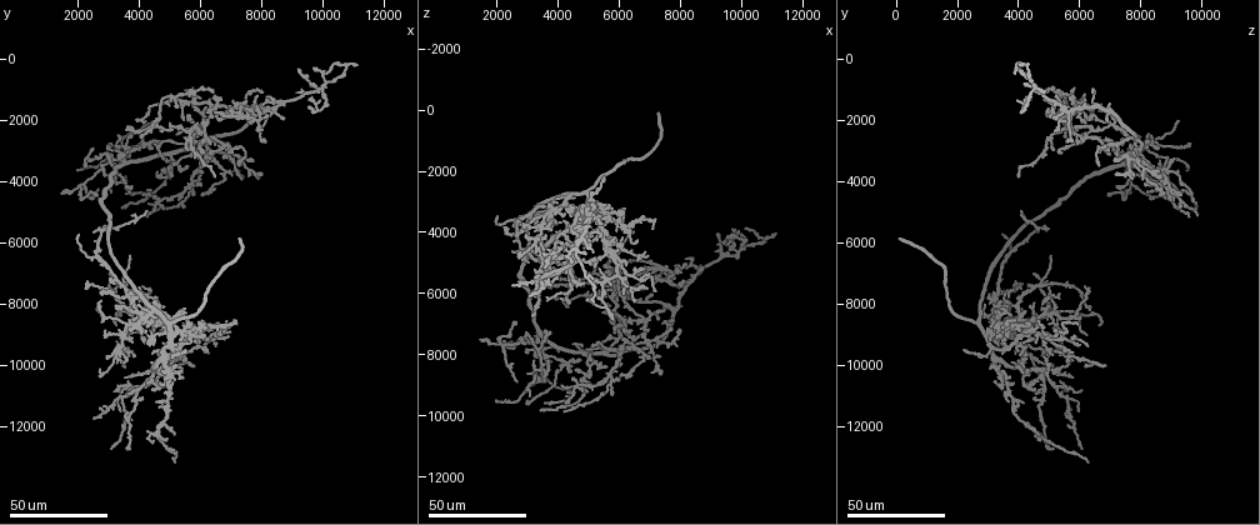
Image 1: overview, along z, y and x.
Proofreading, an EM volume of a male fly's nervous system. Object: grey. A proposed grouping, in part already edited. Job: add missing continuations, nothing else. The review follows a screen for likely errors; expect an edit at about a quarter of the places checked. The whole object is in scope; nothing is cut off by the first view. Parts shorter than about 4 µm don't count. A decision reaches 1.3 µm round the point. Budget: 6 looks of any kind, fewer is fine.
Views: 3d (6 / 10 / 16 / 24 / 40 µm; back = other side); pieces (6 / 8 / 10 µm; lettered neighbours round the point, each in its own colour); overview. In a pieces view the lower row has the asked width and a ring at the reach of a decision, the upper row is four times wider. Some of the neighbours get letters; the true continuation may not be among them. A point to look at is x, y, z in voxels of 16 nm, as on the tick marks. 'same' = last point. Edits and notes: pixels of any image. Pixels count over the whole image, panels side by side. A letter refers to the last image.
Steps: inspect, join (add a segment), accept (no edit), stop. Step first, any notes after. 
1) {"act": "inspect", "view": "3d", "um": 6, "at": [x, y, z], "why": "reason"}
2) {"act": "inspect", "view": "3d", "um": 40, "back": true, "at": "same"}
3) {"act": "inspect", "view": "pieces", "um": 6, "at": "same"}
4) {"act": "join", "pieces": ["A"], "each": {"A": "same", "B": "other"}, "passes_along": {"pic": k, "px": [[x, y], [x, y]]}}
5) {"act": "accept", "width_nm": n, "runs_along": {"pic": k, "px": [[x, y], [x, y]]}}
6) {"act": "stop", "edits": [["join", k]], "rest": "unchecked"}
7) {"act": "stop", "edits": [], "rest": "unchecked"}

{"act": "inspect", "view": "3d", "um": 24, "at": [7200, 2900, 6800], "why": "branch stops here"}

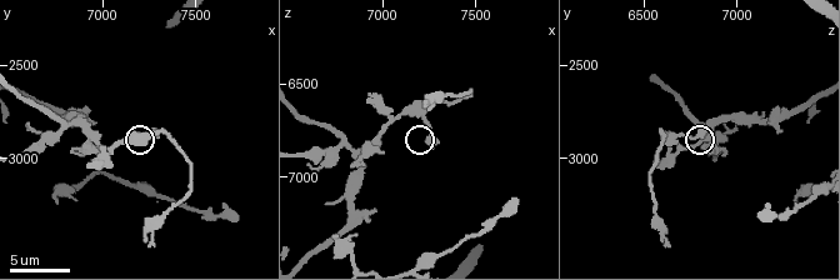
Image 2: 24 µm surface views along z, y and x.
{"act": "inspect", "view": "pieces", "um": 6, "at": [7280, 2840, 6840]}

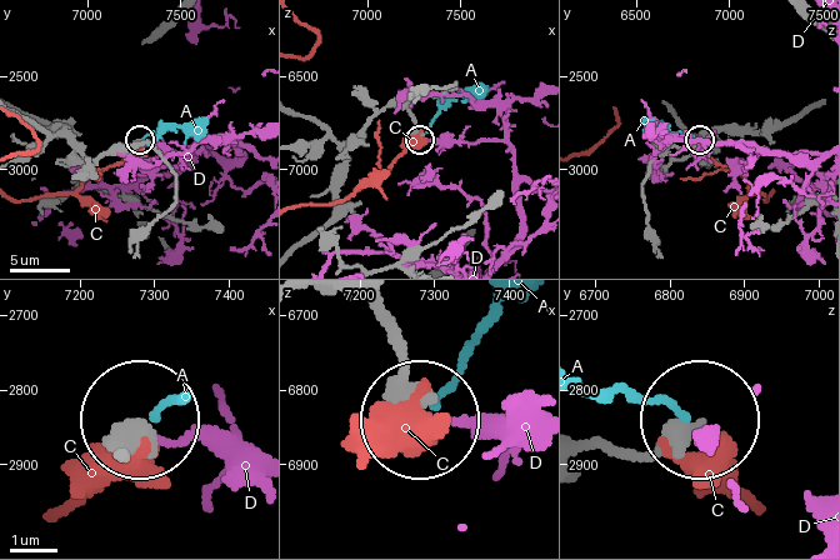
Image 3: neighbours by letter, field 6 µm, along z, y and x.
{"act": "accept", "each": {"A": "other", "C": "other", "D": "other"}, "runs_along": {"pic": 3, "px": [[583, 453], [643, 453], [686, 420]]}, "found": "none of them fits"}

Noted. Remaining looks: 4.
{"act": "inspect", "view": "3d", "um": 40, "at": [7200, 5900, 200], "why": "branch stops here"}

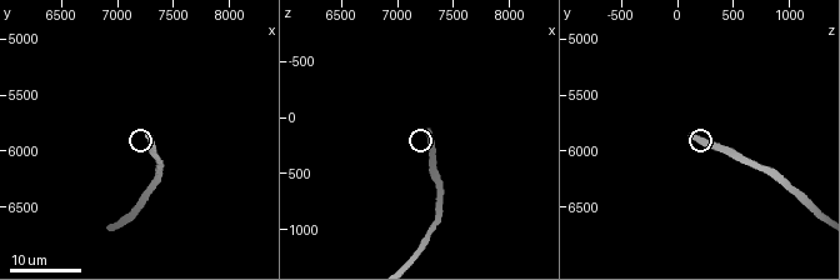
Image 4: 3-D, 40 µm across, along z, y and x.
{"act": "inspect", "view": "pieces", "um": 6, "at": [7280, 5860, 120], "why": "see the neighbours"}

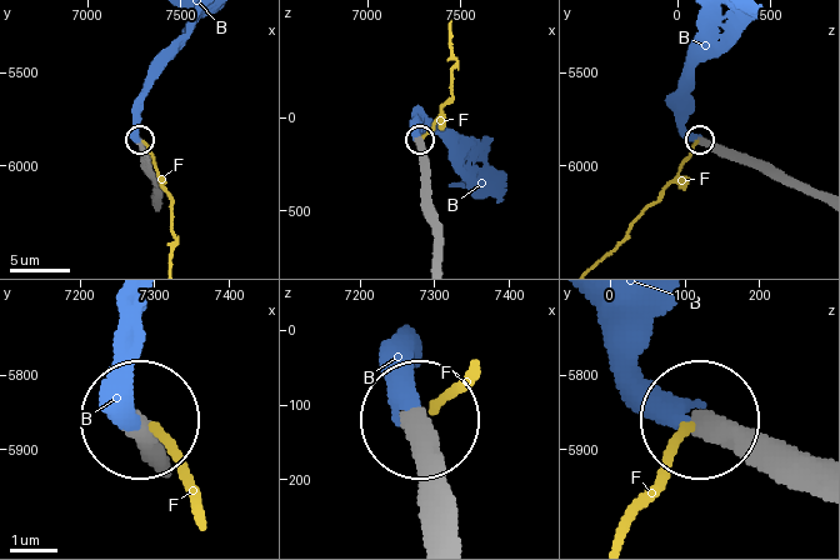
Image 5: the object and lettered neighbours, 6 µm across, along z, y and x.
{"act": "join", "pieces": ["B"], "each": {"B": "same", "F": "other"}, "passes_along": {"pic": 5, "px": [[169, 471], [129, 415], [136, 360]]}, "found": "the cell continues"}

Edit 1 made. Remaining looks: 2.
{"act": "stop", "edits": [["join", 5]], "rest": "unchecked"}

